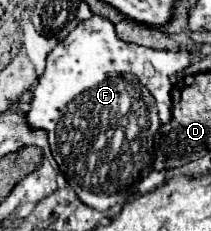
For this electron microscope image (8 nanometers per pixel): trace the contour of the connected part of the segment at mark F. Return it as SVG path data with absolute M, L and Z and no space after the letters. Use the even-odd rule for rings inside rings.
M92 16L90 20L80 22L50 54L44 66L44 72L38 76L32 86L32 100L26 112L26 124L30 130L44 130L52 156L68 180L70 188L84 200L88 206L98 210L108 210L124 198L136 194L136 184L150 174L154 162L154 130L172 118L172 84L170 76L188 68L190 54L186 50L150 50L138 44L122 42L116 36L114 24L102 16Z

